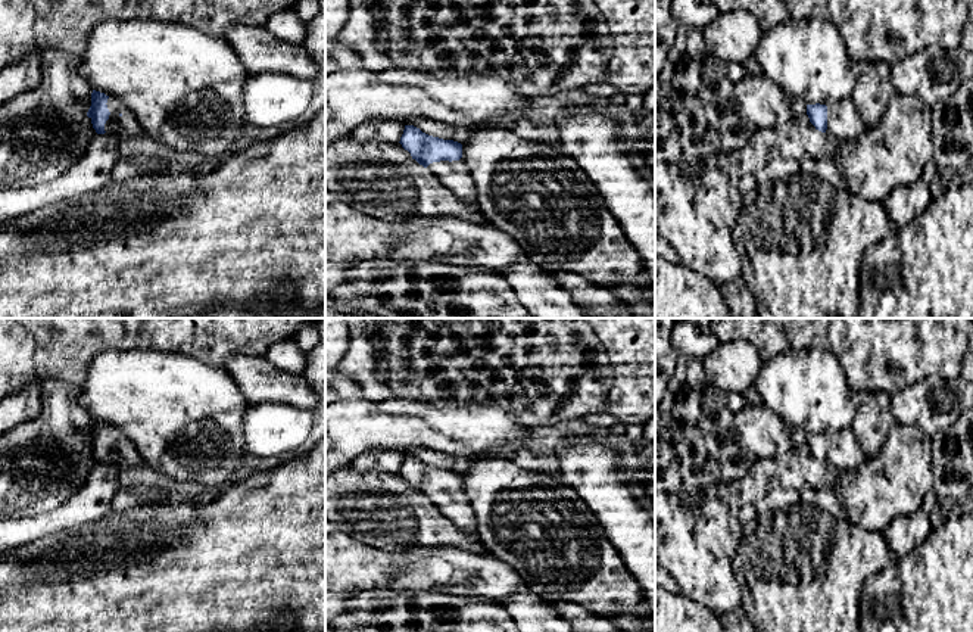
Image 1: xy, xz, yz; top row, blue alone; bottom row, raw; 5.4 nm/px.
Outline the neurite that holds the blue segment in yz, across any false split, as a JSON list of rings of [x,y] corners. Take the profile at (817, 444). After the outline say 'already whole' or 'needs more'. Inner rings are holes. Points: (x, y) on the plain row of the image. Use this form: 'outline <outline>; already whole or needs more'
outline [[[851,429],[832,432],[827,436],[807,435],[807,445],[815,460],[832,471],[848,471],[868,461]]]; needs more

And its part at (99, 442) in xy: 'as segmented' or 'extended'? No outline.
extended

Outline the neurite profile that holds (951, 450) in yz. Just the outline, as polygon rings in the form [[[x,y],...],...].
[[[973,407],[964,411],[947,430],[932,436],[933,491],[939,502],[961,505],[973,488]]]

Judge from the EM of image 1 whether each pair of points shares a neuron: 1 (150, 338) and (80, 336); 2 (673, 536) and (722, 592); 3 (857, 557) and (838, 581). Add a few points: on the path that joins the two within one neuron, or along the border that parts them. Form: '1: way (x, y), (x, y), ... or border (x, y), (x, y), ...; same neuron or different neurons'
1: way (133, 336), (97, 336); same neuron
2: way (686, 550), (702, 566), (708, 579); same neuron
3: way (851, 563), (844, 575); same neuron

